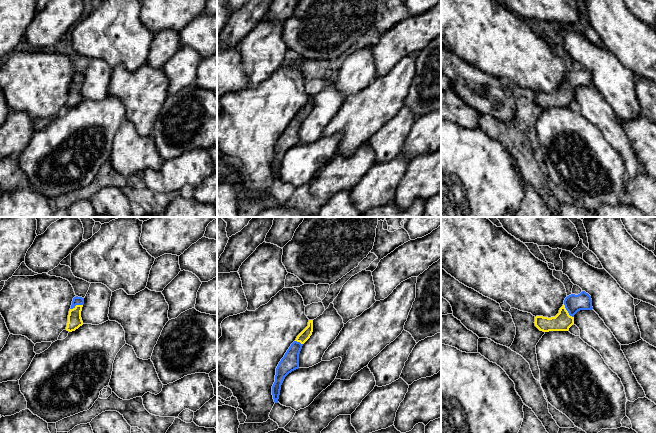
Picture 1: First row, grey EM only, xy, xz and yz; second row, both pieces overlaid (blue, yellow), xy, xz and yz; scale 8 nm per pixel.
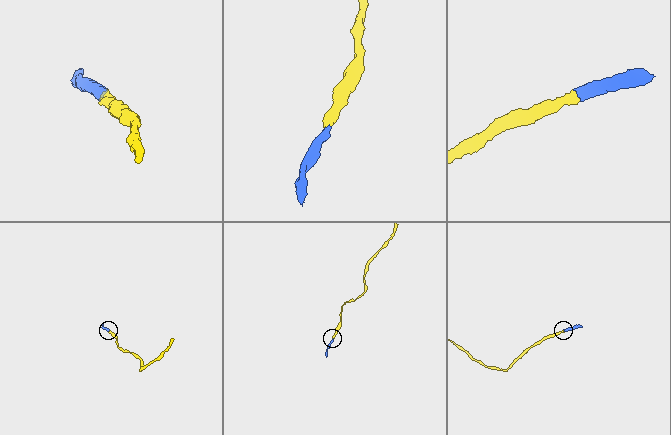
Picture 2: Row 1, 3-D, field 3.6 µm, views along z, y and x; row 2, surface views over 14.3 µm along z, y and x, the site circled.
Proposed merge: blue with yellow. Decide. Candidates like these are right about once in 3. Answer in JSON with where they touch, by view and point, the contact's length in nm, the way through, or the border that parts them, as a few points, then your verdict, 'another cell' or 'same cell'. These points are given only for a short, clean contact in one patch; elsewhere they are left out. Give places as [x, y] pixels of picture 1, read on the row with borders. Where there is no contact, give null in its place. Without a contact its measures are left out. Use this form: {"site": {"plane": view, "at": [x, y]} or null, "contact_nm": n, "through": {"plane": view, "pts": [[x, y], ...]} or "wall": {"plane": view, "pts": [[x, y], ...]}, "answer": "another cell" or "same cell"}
{"site": {"plane": "yz", "at": [567, 310]}, "contact_nm": 140, "through": {"plane": "yz", "pts": [[573, 303], [567, 310], [566, 316], [562, 321]]}, "answer": "same cell"}

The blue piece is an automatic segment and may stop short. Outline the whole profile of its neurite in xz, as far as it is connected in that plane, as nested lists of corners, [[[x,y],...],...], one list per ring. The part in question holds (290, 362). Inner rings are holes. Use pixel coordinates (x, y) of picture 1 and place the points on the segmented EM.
[[[309,320],[308,326],[297,336],[284,357],[276,368],[275,382],[272,386],[272,395],[275,403],[278,403],[281,385],[285,377],[299,368],[299,354],[303,344],[310,338],[313,332],[313,320]]]

